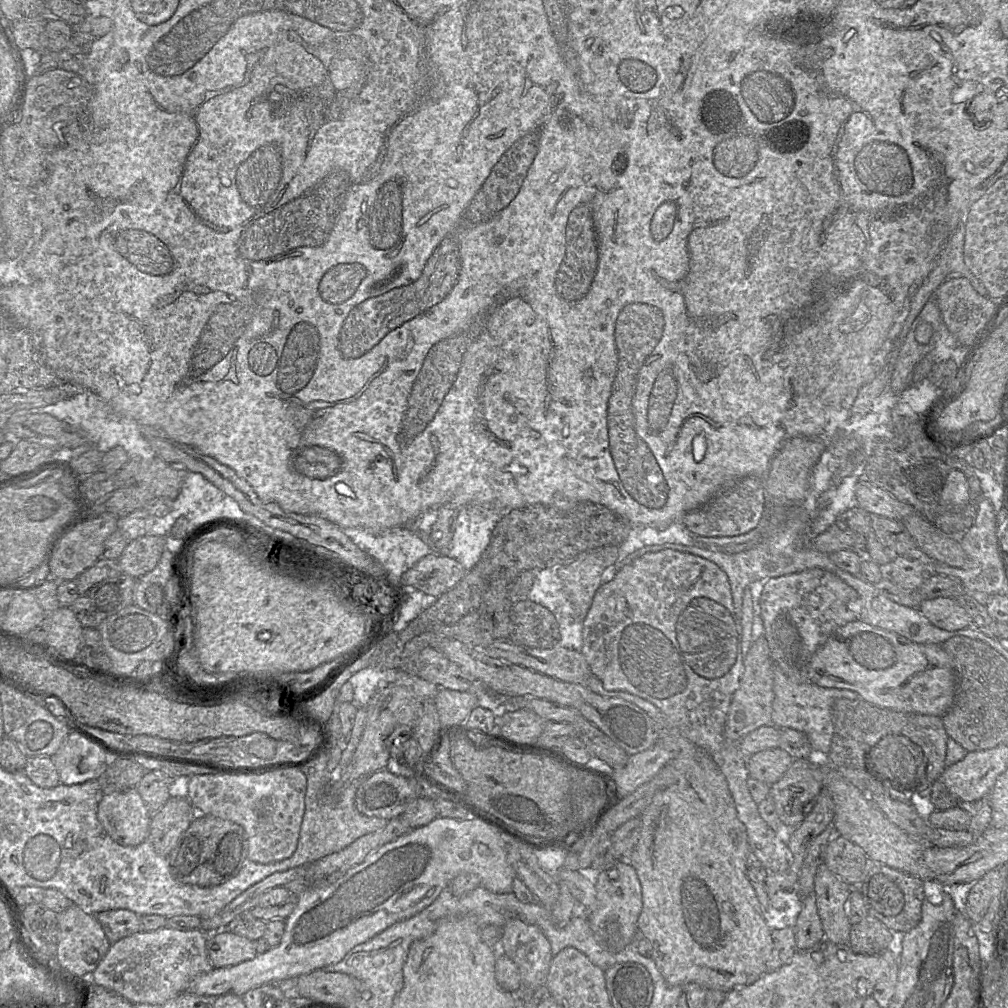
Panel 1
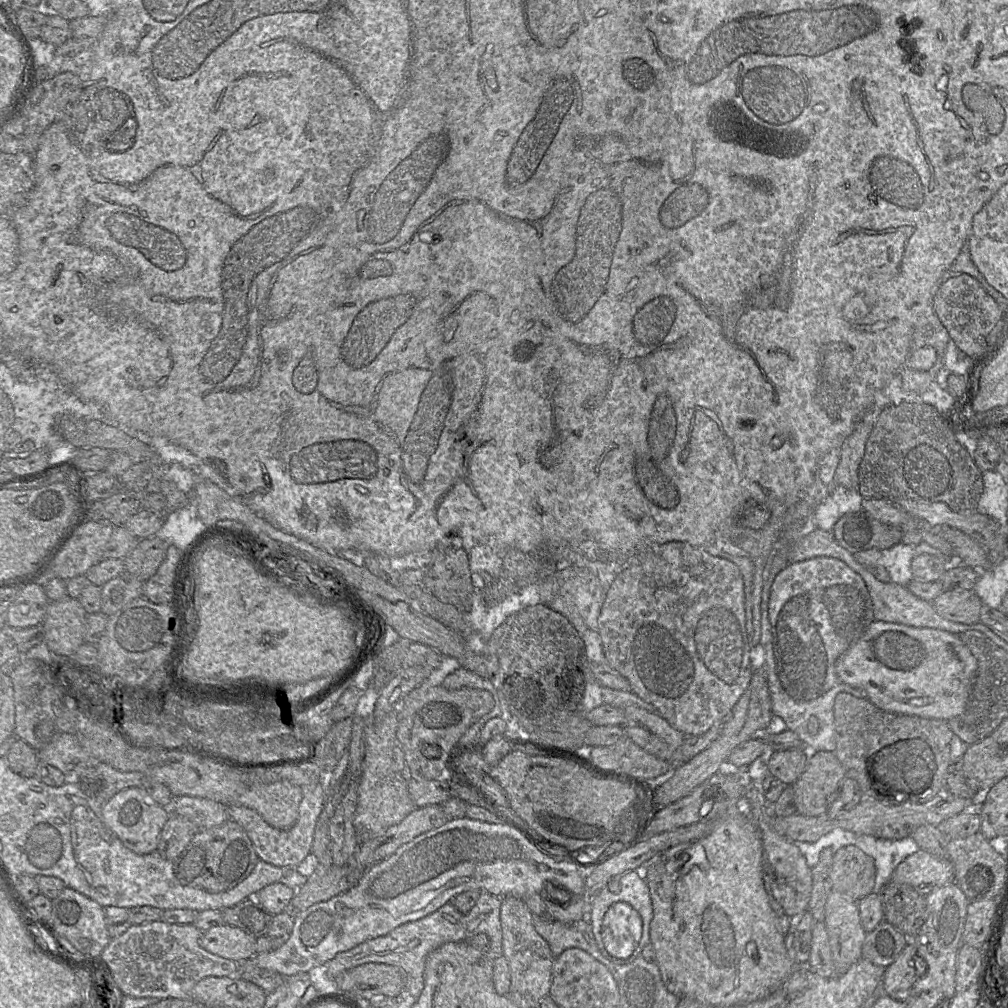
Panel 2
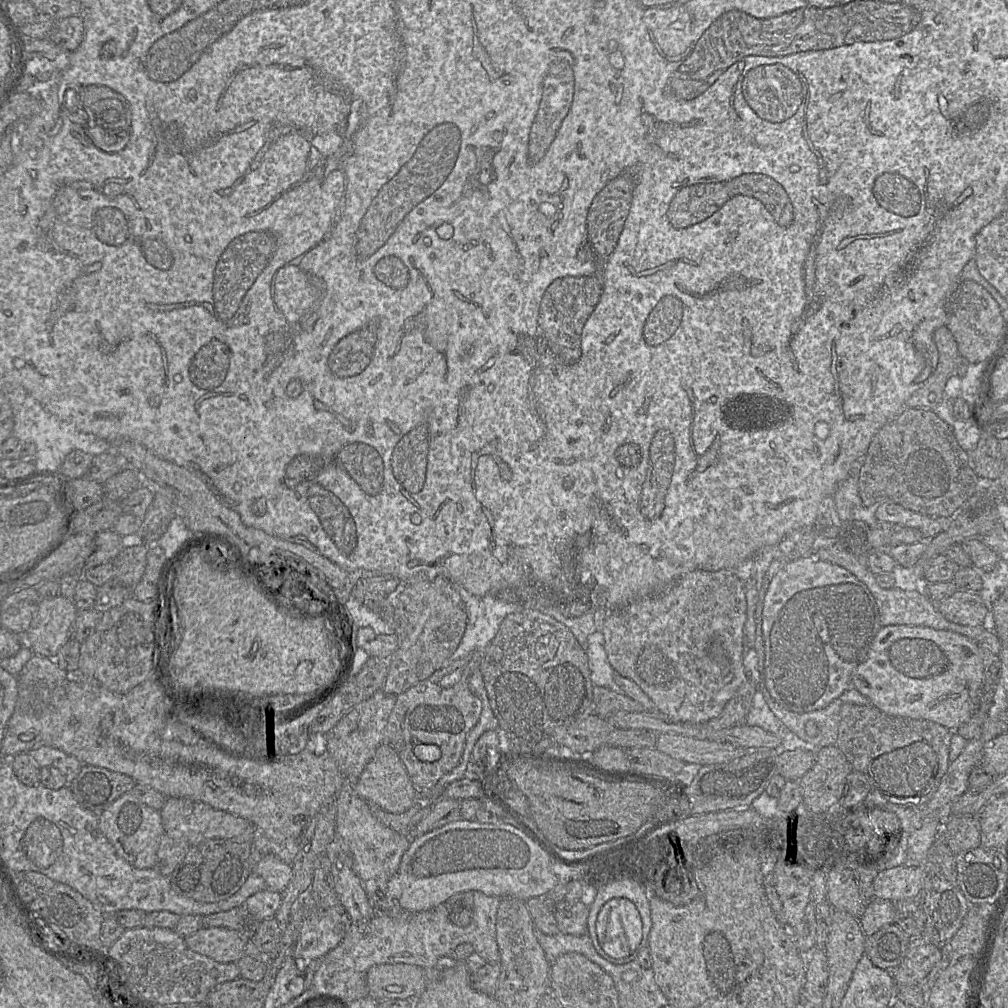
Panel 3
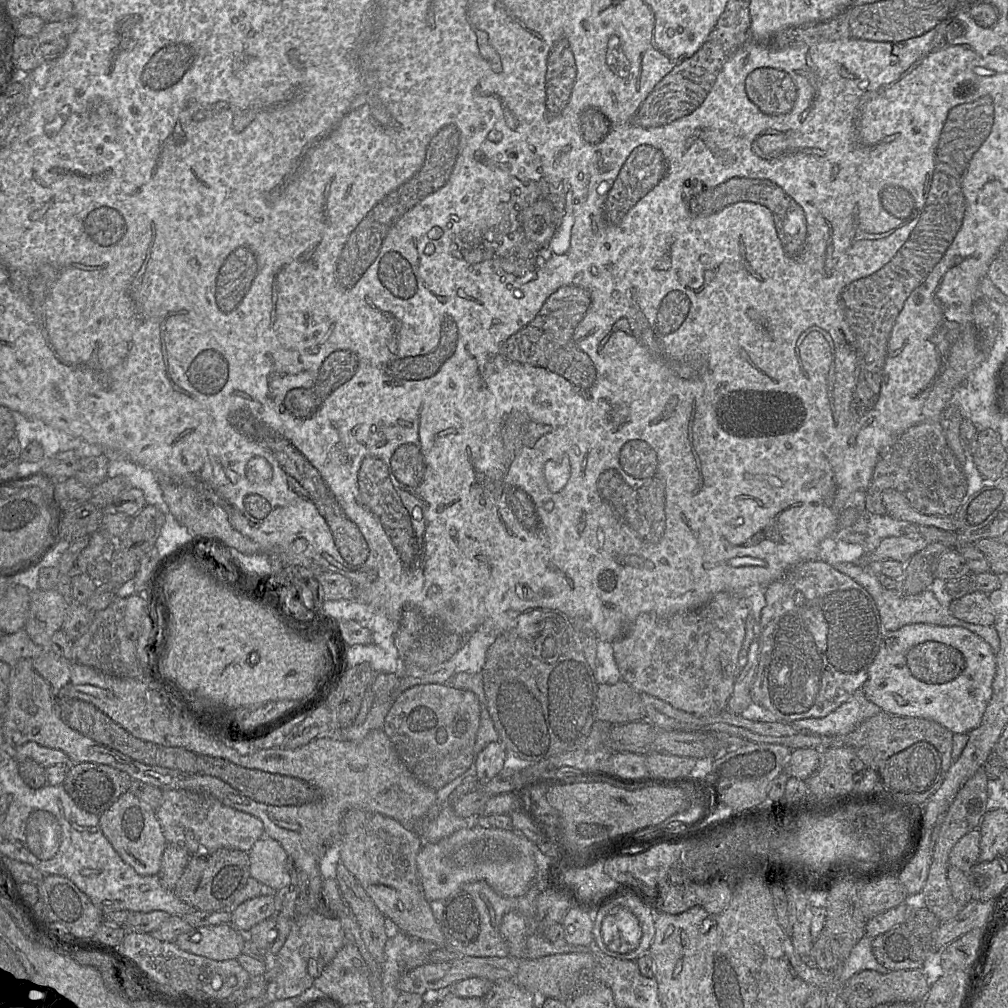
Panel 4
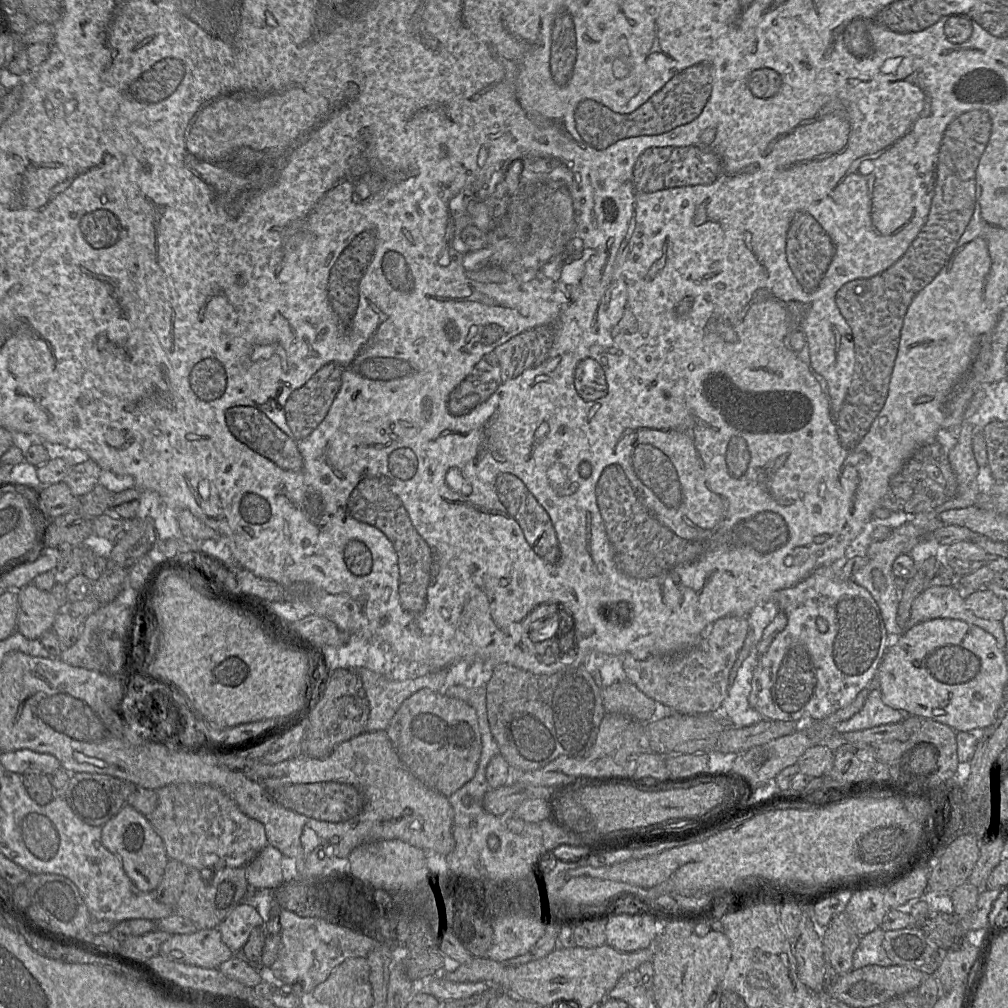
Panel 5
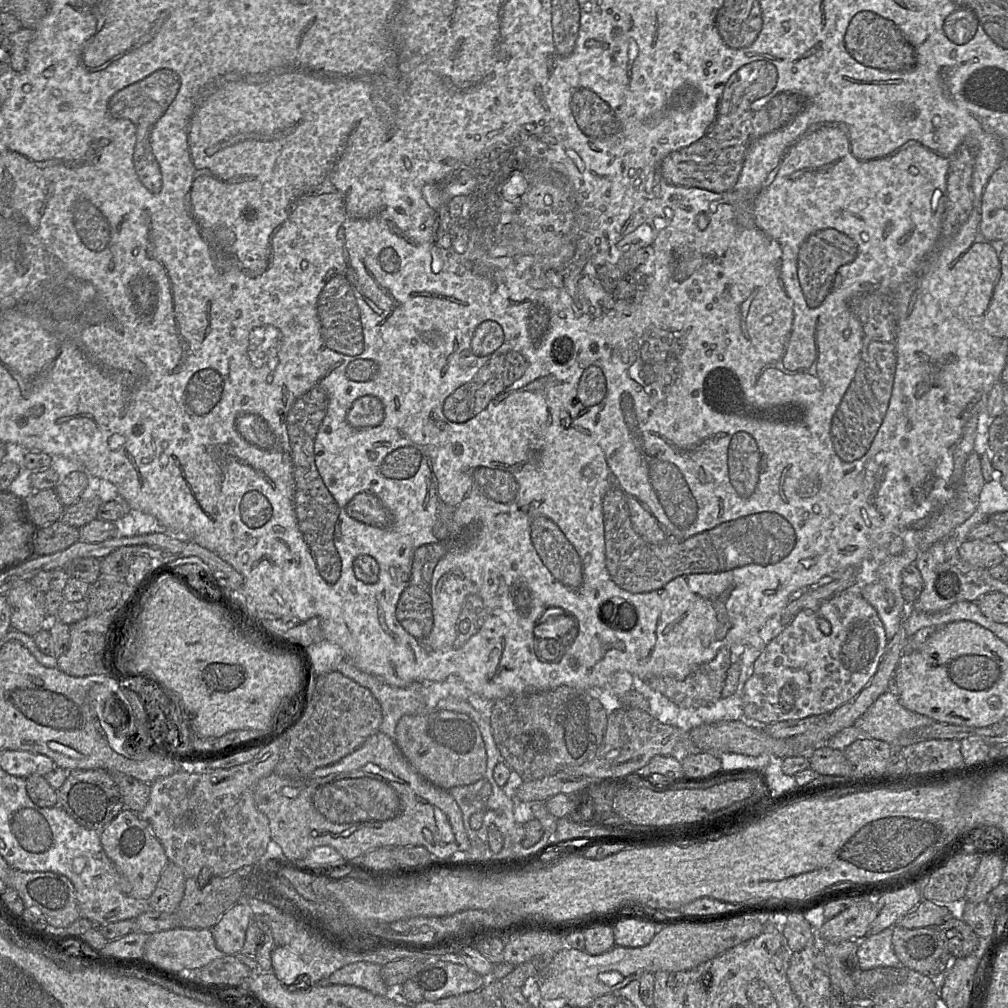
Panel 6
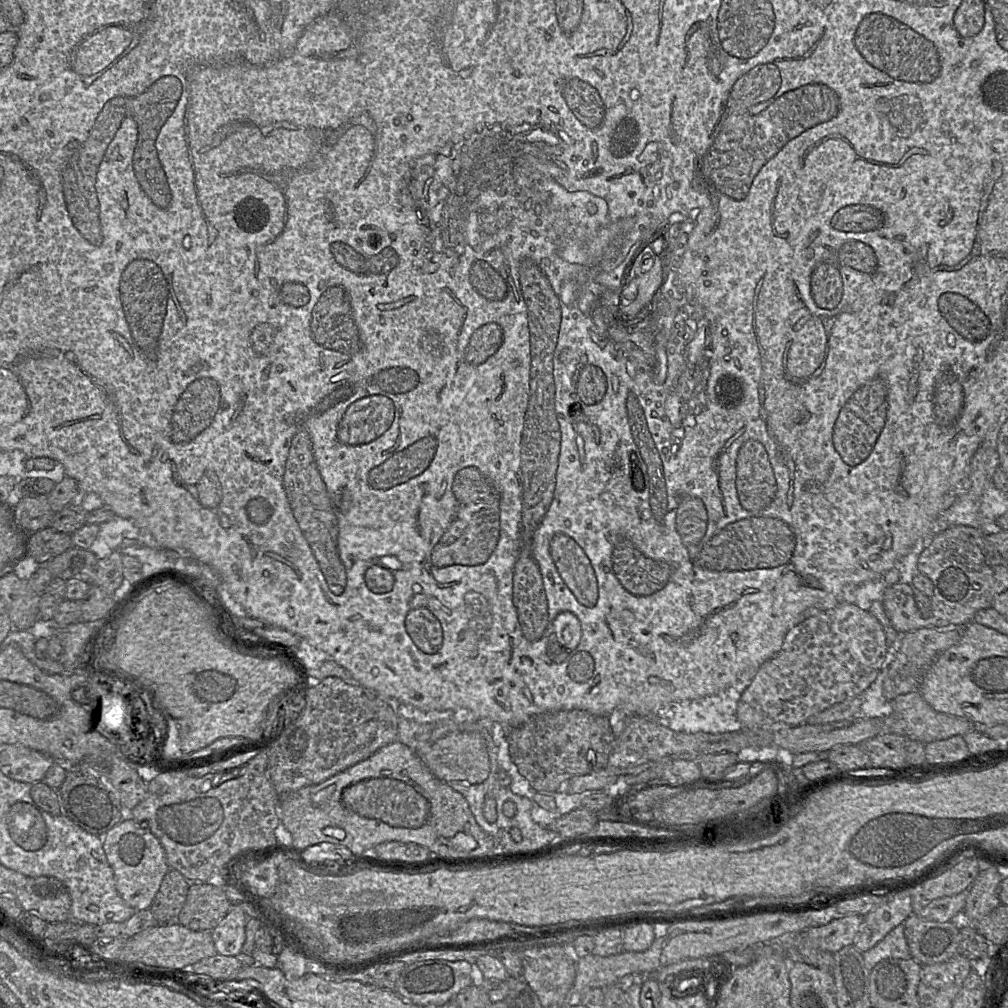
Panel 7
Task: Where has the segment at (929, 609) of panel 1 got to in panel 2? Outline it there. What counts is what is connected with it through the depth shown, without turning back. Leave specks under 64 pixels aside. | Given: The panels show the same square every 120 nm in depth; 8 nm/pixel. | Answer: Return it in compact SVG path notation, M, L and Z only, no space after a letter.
M973 590L944 591L931 603L946 620L966 625L980 622L983 603Z

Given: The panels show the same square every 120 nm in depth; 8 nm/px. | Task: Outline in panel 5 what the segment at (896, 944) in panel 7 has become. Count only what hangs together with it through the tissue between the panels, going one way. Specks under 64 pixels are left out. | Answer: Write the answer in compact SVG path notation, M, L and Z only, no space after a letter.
M878 927L873 932L861 937L858 948L853 957L853 970L863 968L867 965L879 965L889 967L893 965L884 947L883 940L885 931Z

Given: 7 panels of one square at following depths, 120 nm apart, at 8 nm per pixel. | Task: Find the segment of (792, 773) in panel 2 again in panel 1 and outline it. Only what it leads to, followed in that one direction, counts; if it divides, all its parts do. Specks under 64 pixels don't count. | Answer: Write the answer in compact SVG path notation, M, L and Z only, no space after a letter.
M782 749L765 750L748 758L749 775L753 779L772 785L785 775L795 760Z

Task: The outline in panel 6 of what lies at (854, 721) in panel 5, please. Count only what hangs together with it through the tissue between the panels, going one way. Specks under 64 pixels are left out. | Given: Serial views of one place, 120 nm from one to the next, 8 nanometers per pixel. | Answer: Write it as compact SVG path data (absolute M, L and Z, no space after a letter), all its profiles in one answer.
M886 691L853 726L872 739L884 741L894 749L902 749L911 744L907 733L932 723L932 719L903 707L894 692Z

